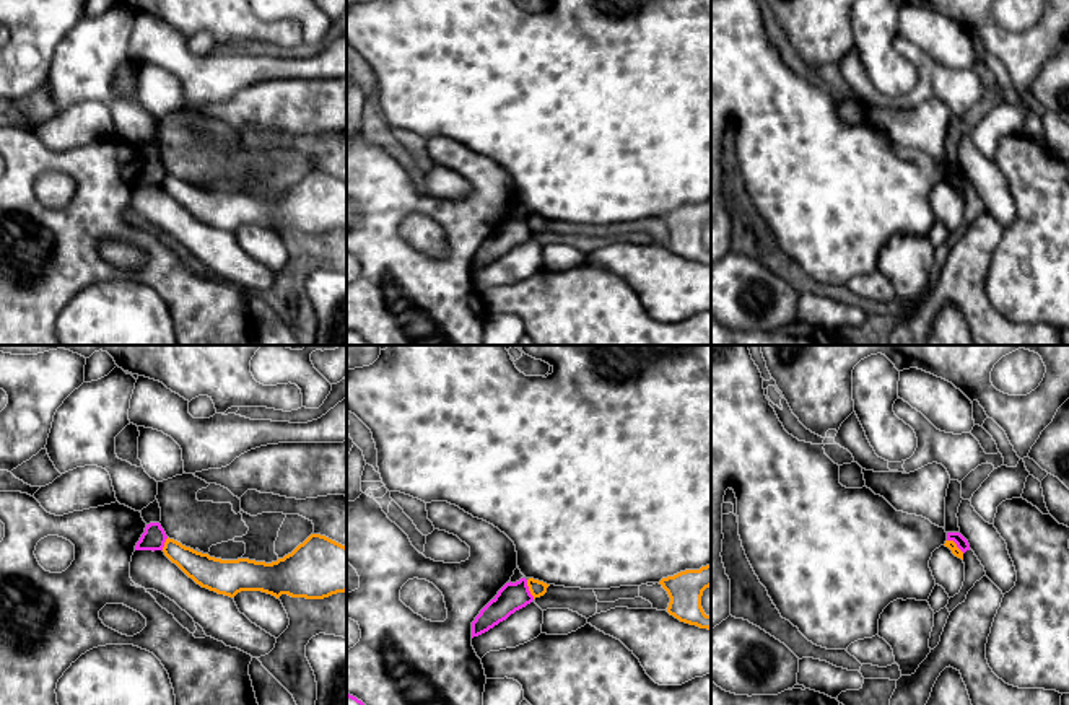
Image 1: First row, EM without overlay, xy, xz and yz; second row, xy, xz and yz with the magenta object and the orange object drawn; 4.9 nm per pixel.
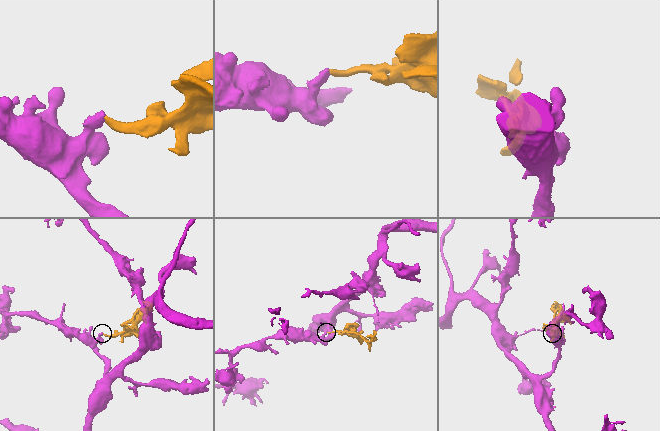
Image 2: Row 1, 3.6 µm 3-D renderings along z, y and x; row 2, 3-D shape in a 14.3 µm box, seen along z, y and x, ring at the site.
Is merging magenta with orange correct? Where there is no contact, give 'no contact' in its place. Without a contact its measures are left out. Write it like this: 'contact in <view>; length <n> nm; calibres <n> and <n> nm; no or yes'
contact in xz; length 100 nm; calibres 140 and 80 nm; no

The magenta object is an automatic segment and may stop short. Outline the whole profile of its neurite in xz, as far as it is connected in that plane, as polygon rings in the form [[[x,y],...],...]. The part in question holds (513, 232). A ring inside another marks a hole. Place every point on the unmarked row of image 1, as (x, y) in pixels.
[[[526,213],[506,218],[472,257],[472,274],[488,267],[532,236]]]

